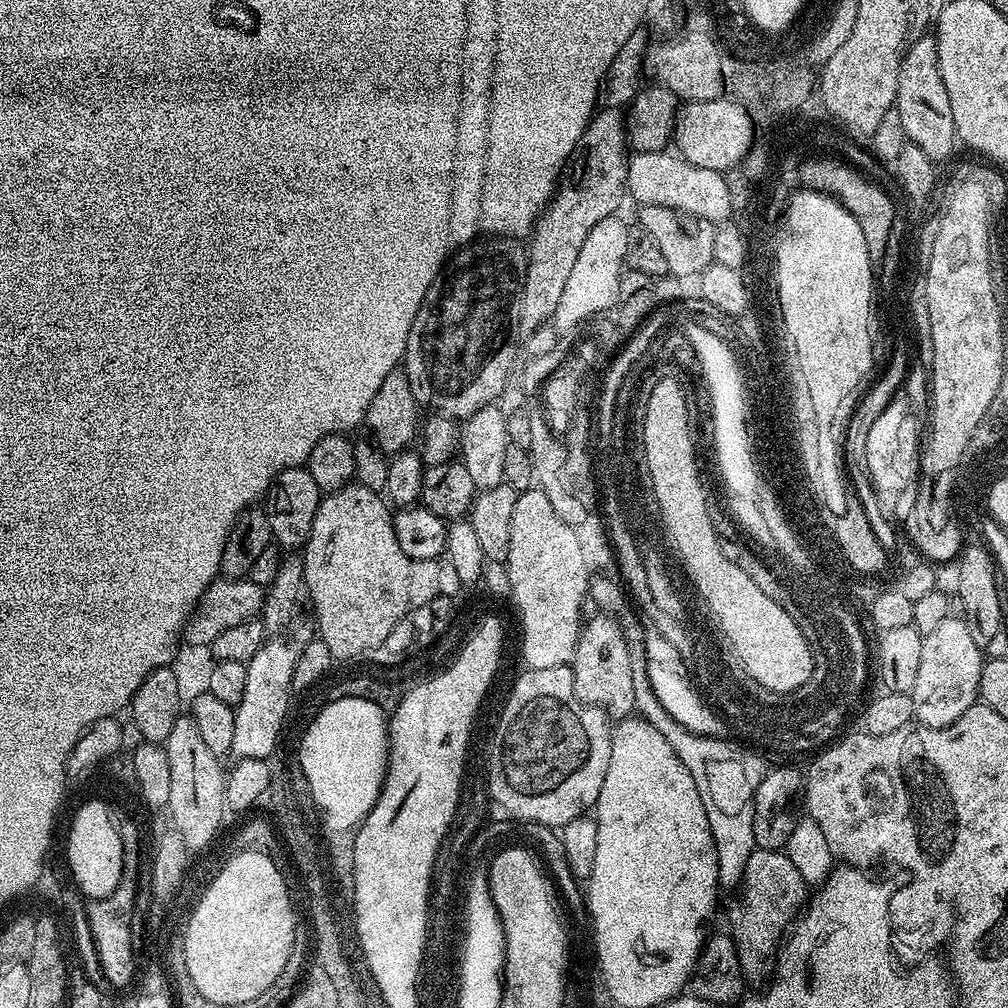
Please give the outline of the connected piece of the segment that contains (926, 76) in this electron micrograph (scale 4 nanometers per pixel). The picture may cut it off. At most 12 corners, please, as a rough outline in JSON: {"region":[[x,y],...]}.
{"region":[[935,35],[902,58],[894,106],[934,162],[957,147]]}

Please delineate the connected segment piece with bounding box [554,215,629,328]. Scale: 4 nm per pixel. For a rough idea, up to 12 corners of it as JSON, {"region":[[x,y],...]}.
{"region":[[627,223],[586,238],[554,324],[607,313],[626,271]]}

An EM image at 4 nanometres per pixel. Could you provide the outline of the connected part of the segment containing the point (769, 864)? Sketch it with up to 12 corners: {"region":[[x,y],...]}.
{"region":[[787,851],[746,862],[727,931],[745,981],[771,977],[810,888]]}

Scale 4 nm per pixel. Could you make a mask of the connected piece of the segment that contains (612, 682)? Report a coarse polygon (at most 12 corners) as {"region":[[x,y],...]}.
{"region":[[596,614],[570,667],[574,694],[616,722],[635,713],[623,630]]}

